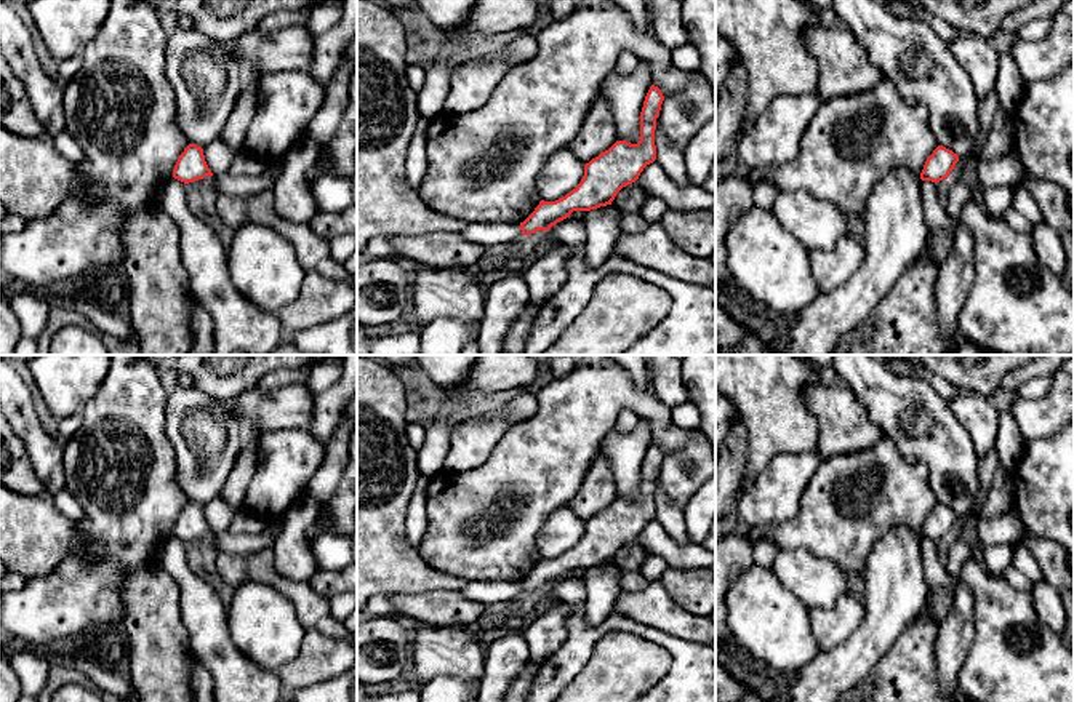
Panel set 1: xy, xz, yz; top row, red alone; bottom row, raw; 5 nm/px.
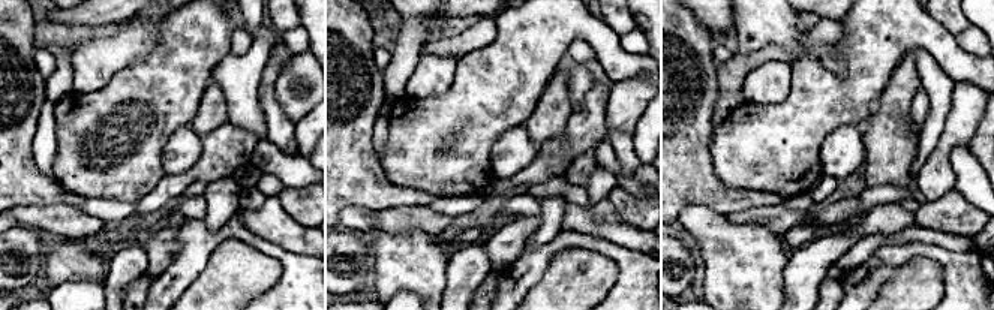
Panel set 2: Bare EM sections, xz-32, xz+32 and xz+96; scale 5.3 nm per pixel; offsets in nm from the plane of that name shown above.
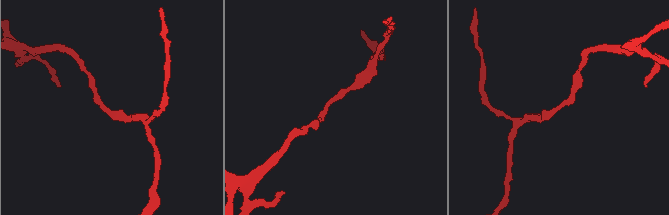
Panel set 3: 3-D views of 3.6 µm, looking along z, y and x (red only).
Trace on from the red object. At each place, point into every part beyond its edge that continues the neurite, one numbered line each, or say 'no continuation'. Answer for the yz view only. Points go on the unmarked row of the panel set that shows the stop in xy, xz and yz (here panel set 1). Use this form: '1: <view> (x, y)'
no continuation

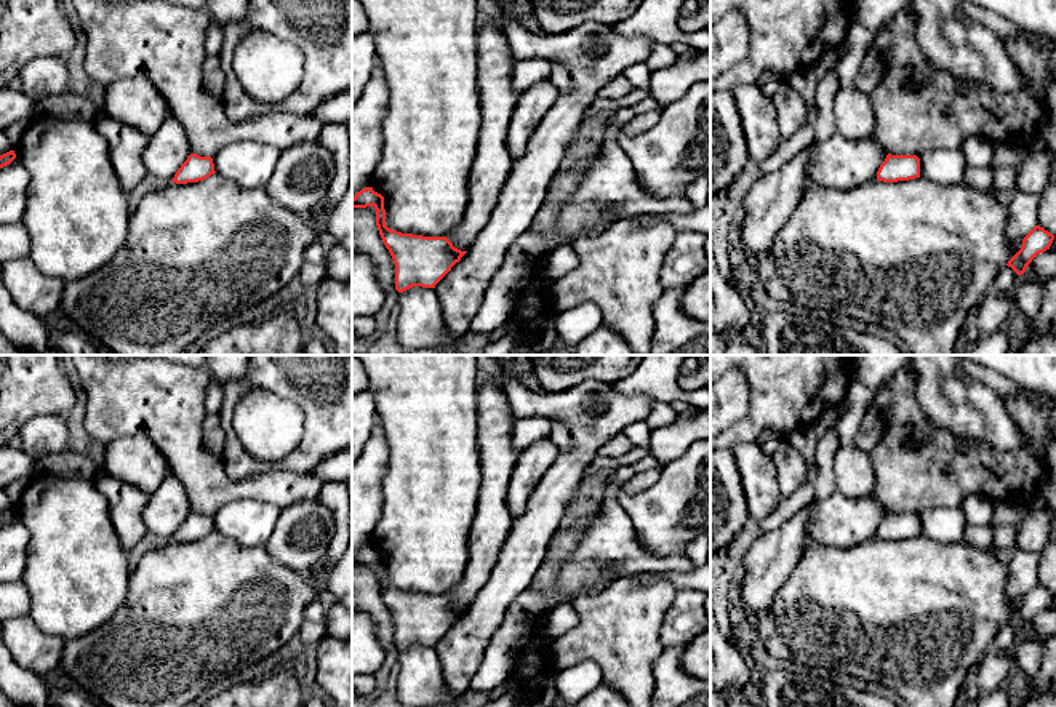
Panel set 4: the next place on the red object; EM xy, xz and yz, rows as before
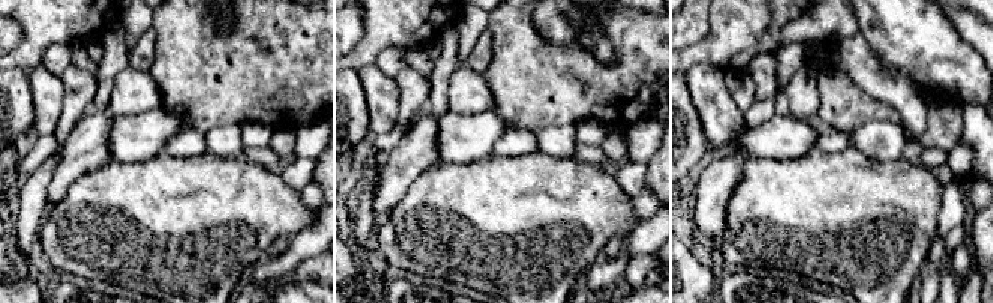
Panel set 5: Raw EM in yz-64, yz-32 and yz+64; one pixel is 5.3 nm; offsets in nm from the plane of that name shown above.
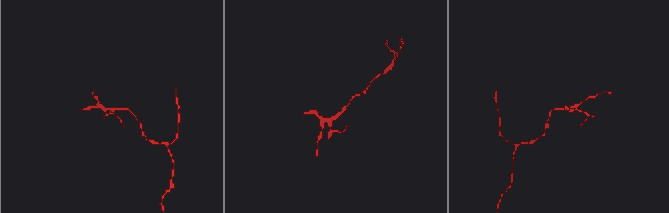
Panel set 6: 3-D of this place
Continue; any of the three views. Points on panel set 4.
no continuation

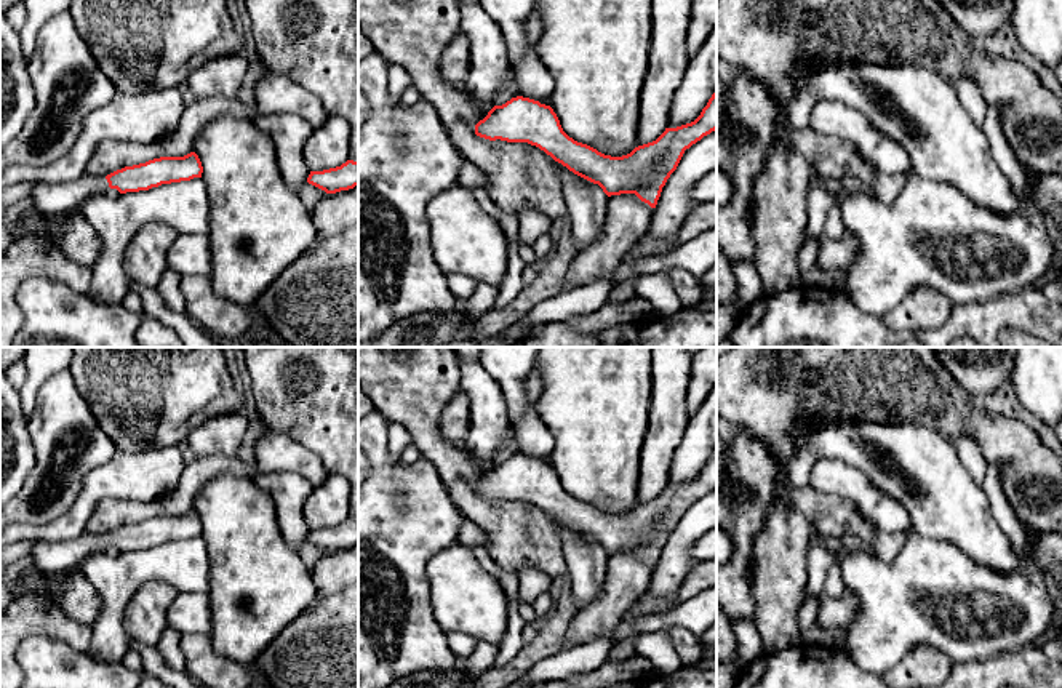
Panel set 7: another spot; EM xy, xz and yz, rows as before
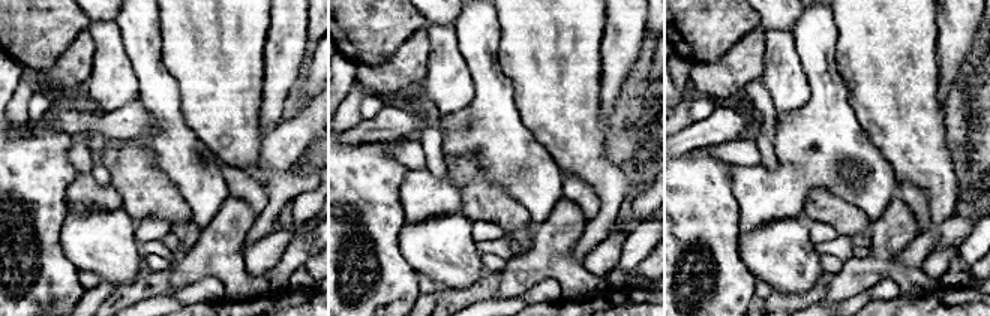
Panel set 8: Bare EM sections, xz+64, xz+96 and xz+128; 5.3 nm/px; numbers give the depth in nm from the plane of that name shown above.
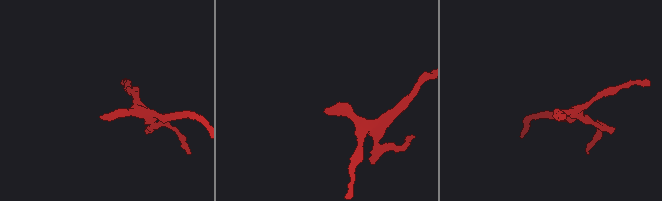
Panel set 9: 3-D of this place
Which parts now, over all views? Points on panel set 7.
1: xy (56, 557)

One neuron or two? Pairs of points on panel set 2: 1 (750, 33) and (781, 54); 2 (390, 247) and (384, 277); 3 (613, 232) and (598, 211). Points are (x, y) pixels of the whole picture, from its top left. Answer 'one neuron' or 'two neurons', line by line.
1: two neurons
2: one neuron
3: one neuron

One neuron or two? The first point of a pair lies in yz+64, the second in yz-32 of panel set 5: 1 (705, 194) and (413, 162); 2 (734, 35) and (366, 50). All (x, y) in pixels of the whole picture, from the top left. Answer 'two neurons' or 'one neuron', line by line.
1: one neuron
2: one neuron

